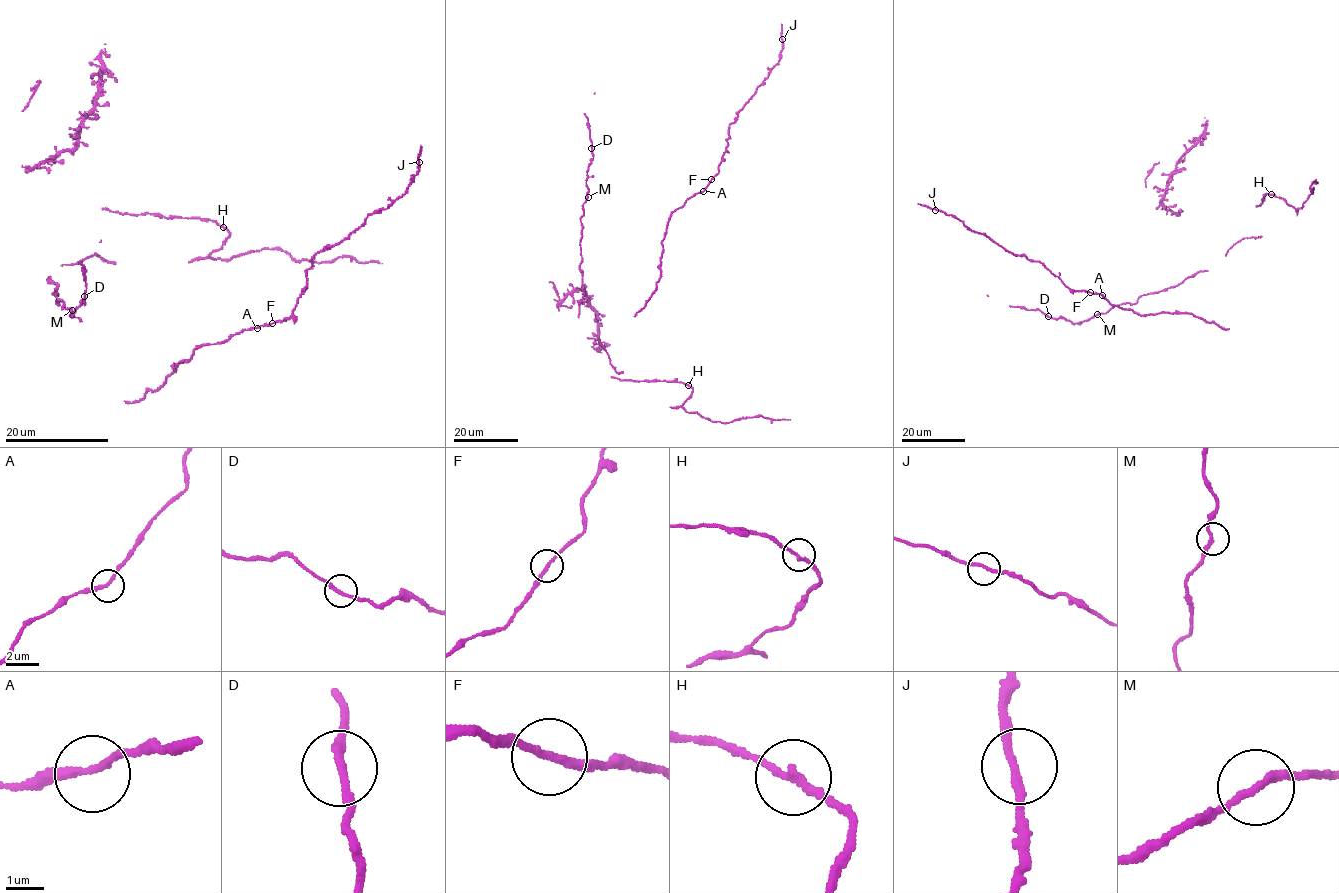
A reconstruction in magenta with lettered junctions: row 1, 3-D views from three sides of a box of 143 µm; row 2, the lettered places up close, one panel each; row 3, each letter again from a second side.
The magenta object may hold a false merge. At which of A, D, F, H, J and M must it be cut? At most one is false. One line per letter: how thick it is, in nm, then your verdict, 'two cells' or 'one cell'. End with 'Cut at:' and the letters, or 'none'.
A: 200 nm | one cell
D: 200 nm | one cell
F: 200 nm | one cell
H: 190 nm | one cell
J: 200 nm | one cell
M: 200 nm | one cell
Cut at: none

